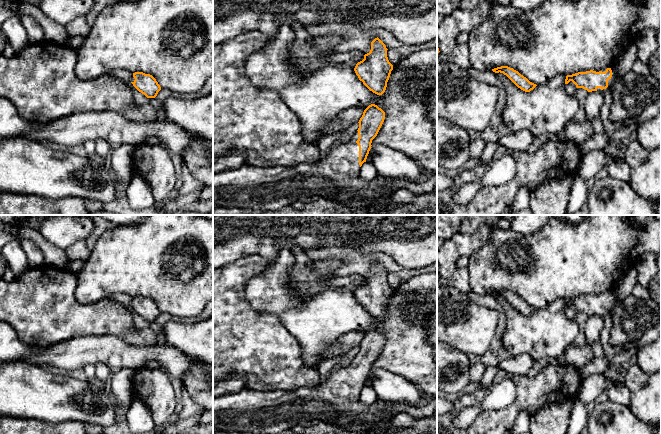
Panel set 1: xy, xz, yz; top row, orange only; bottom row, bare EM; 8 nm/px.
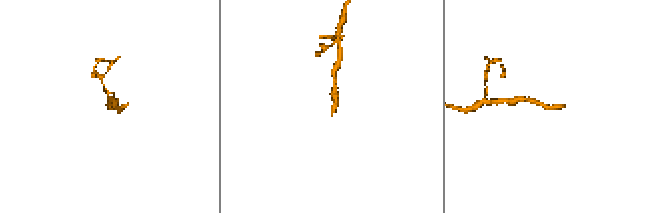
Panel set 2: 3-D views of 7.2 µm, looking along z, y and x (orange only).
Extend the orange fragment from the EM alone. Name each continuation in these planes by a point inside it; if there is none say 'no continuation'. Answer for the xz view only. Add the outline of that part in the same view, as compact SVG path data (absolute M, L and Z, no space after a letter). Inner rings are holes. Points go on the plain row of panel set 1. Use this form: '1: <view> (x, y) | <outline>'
1: xz (335, 400) | M357 355L349 366L328 375L316 387L301 387L294 391L255 391L246 388L238 393L213 397L213 431L279 434L296 425L312 426L318 422L325 422L343 427L353 433L391 434L394 431L391 427L394 416L388 416L387 413L394 406L394 403L379 398L371 405L360 402L359 370L356 367L358 362Z

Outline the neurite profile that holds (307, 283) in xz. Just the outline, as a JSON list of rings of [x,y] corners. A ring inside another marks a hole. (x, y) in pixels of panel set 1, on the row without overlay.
[[[296,246],[292,253],[299,257],[292,270],[292,286],[304,300],[311,298],[327,286],[347,287],[354,293],[356,288],[364,283],[364,278],[358,275],[320,279],[312,269],[311,259],[306,255],[303,248]]]

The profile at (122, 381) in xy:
[[[122,368],[118,372],[112,374],[111,394],[118,403],[124,407],[126,413],[129,411],[134,402],[132,396],[133,377],[137,369]]]

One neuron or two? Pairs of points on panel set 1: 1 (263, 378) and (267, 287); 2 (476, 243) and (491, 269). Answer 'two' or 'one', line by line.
1: two
2: two

